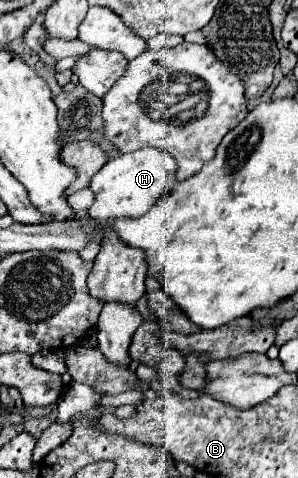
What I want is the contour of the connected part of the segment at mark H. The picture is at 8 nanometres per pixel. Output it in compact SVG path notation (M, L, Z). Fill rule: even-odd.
M143 148L137 152L121 154L109 160L89 182L95 202L89 208L89 216L95 220L115 220L115 218L139 218L143 216L159 196L175 182L175 162L165 152L157 148Z

